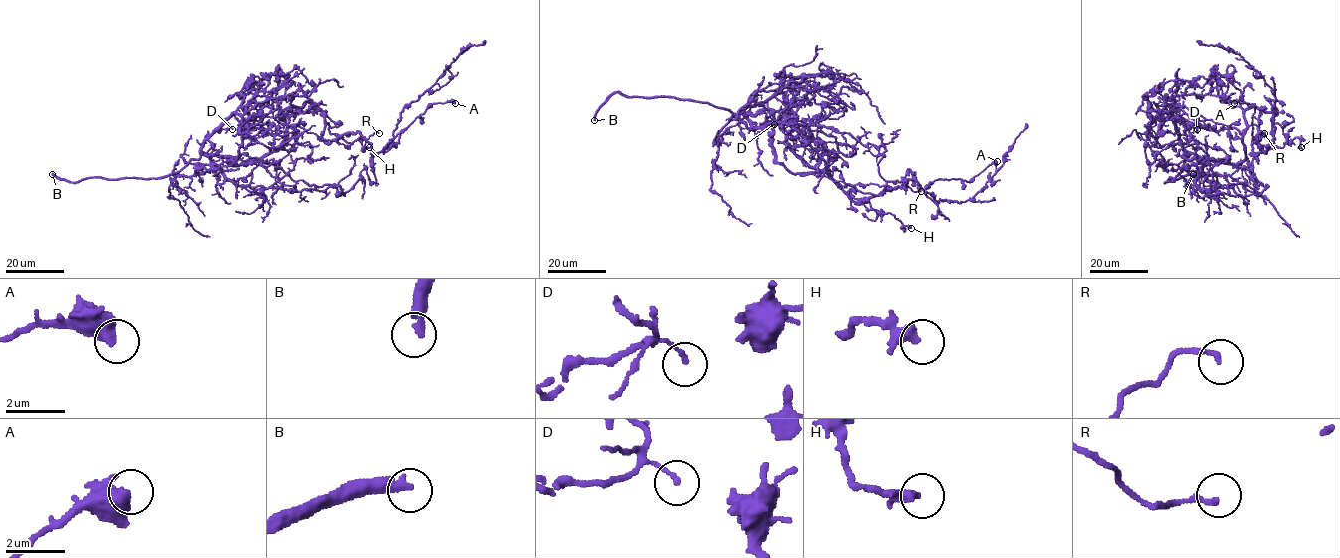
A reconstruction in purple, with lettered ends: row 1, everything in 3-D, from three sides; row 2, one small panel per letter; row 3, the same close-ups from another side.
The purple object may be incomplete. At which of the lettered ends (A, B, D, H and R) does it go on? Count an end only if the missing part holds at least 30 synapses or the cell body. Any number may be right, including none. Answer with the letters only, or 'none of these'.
B

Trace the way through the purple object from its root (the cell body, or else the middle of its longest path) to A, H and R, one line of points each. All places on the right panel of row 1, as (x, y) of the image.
A: (1245, 120), (1251, 107), (1274, 111), (1274, 138), (1260, 132), (1253, 141), (1258, 154), (1254, 108), (1234, 103)
H: (1245, 120), (1244, 112), (1251, 107), (1274, 111), (1272, 120), (1281, 126), (1286, 142), (1298, 137), (1301, 147)
R: (1245, 120), (1244, 112), (1251, 107), (1274, 111), (1274, 138), (1269, 142), (1260, 132), (1257, 137), (1264, 133)

